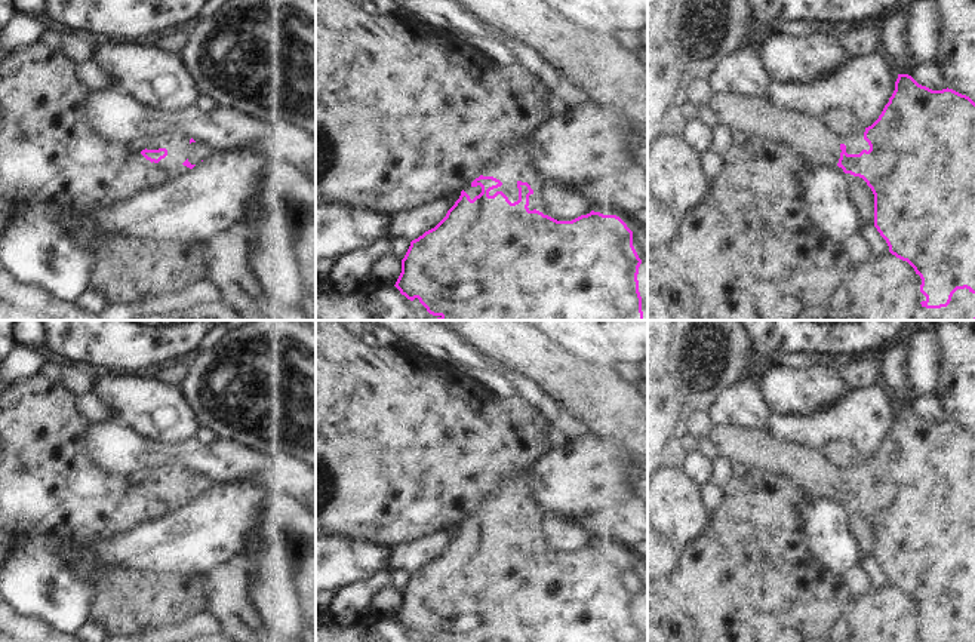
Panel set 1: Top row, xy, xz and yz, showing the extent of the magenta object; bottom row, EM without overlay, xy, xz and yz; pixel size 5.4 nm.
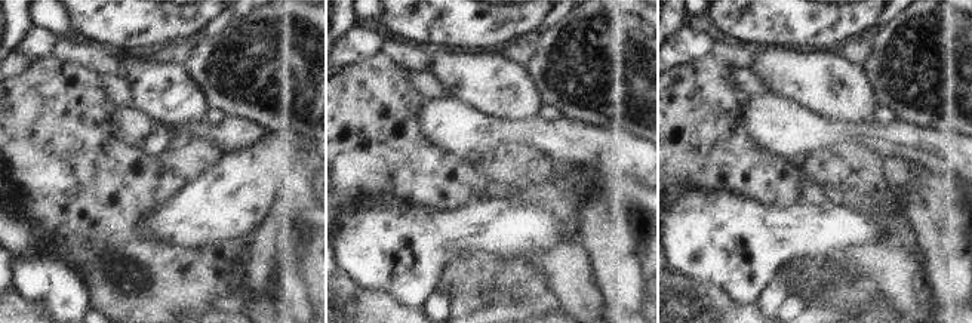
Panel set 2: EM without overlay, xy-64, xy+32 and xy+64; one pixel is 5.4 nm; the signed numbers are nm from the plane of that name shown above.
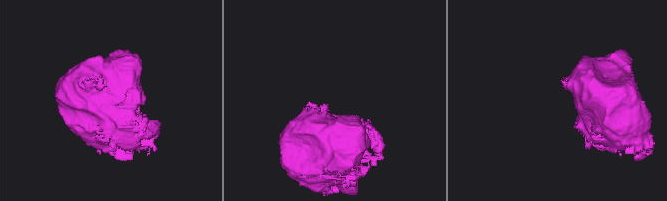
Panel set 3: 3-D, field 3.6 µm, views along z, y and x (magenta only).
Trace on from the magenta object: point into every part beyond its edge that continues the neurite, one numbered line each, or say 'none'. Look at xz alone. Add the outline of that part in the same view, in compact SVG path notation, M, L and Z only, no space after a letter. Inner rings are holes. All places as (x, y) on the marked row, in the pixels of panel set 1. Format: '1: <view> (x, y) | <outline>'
1: xz (514, 160) | M530 135L504 145L496 162L507 179L528 182L532 190L539 184L545 185L542 176L535 171L530 160Z

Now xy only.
1: xy (196, 151) | M187 142L182 147L184 156L179 159L179 163L188 160L191 165L199 165L206 157L212 156L215 151L210 145L204 142Z

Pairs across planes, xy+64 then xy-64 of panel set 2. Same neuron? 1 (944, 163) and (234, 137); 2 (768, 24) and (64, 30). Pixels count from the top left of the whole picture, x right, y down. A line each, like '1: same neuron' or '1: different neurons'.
1: same neuron
2: different neurons

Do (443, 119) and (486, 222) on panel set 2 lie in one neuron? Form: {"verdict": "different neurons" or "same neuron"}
{"verdict": "different neurons"}

